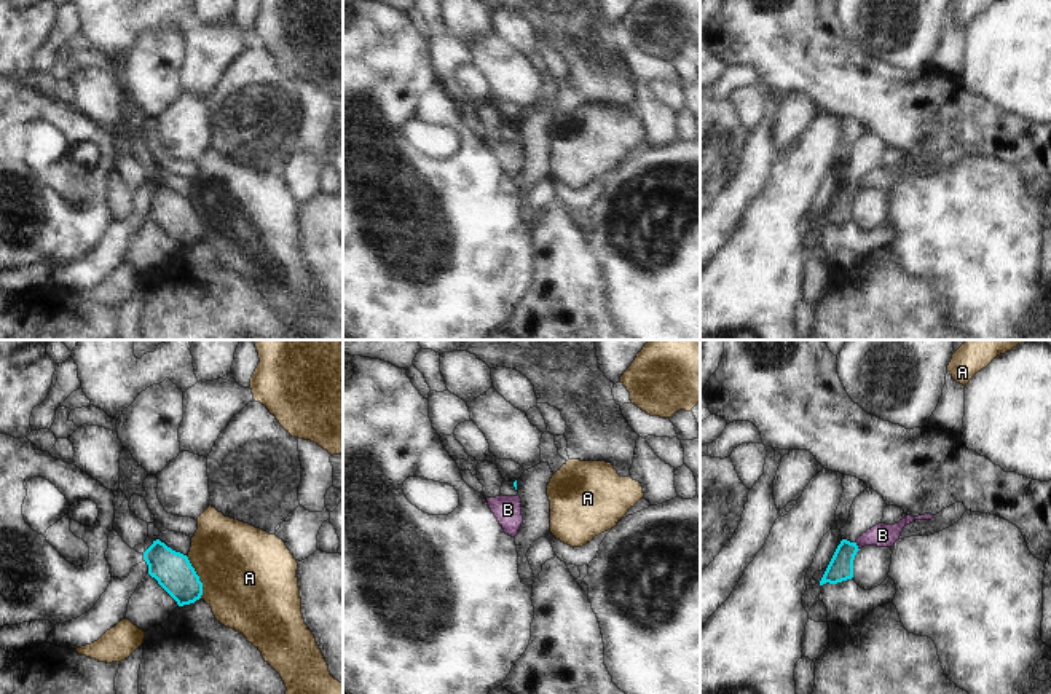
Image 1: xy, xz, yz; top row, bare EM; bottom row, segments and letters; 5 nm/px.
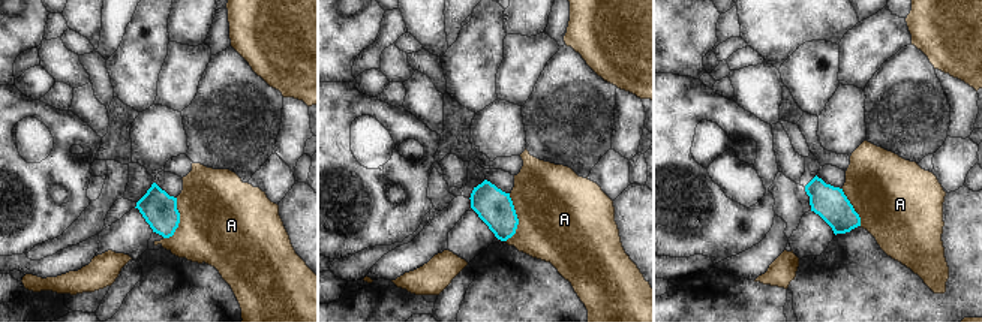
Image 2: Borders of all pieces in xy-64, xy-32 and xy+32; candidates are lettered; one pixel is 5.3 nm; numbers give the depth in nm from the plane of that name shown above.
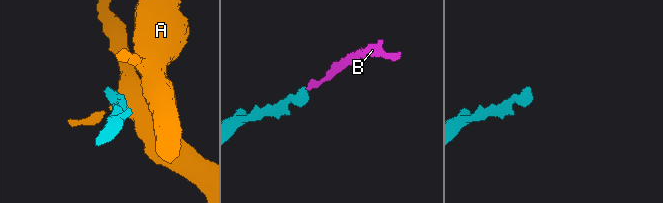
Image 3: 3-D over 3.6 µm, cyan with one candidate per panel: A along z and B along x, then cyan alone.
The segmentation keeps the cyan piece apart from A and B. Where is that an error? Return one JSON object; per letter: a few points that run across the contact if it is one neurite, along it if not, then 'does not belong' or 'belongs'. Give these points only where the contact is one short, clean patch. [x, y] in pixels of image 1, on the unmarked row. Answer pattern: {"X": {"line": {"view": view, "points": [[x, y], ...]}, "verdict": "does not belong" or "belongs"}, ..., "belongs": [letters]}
{"A": {"verdict": "does not belong"}, "B": {"line": {"view": "yz", "points": [[841, 209], [842, 203], [857, 189], [863, 182], [882, 177]]}, "verdict": "belongs"}, "belongs": ["B"]}

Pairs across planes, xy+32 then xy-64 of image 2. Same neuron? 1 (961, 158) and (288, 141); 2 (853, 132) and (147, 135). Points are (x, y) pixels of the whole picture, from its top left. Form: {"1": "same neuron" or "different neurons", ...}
{"1": "different neurons", "2": "same neuron"}

